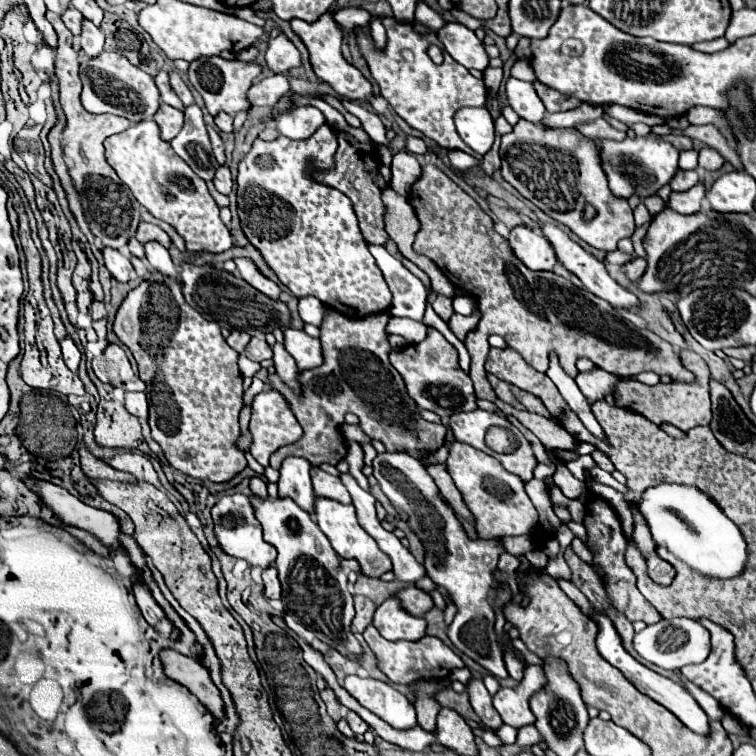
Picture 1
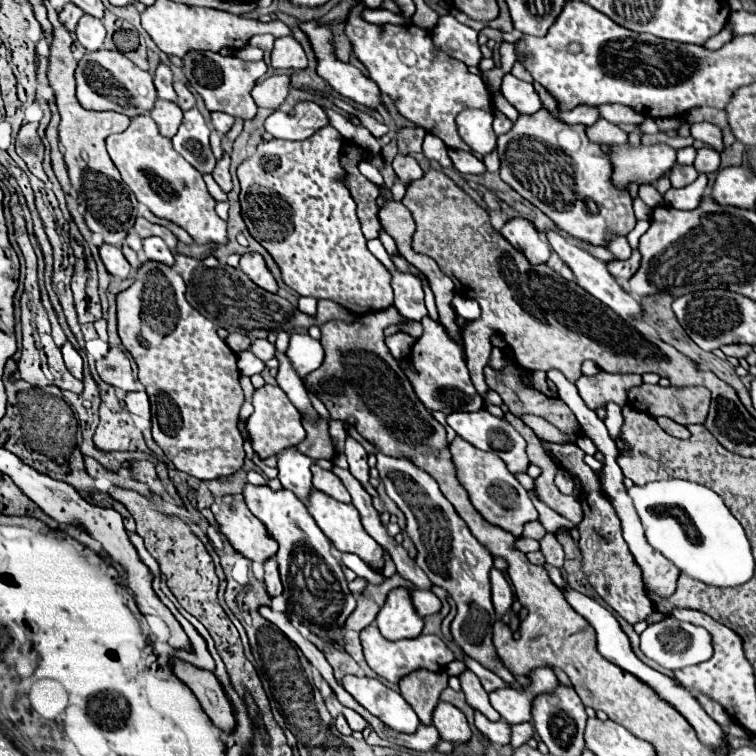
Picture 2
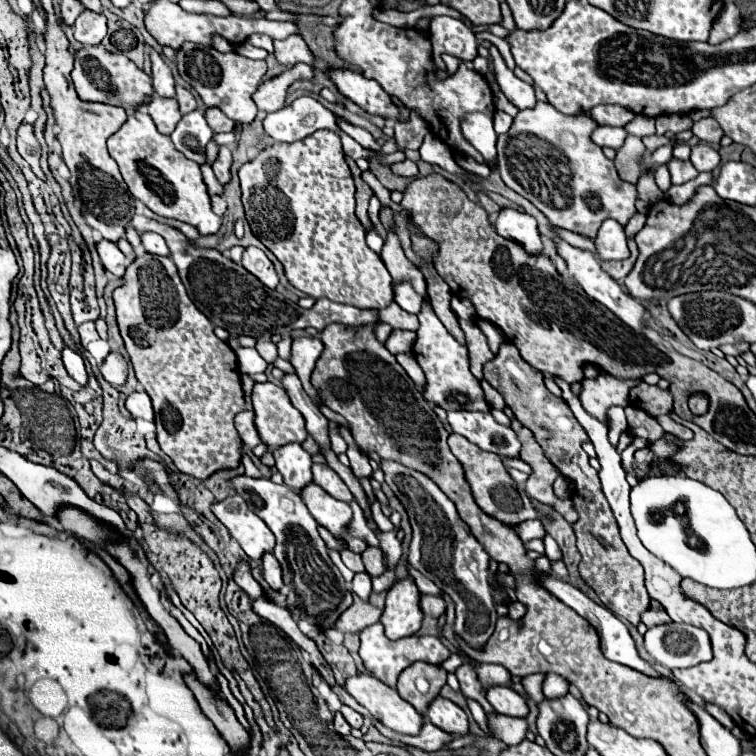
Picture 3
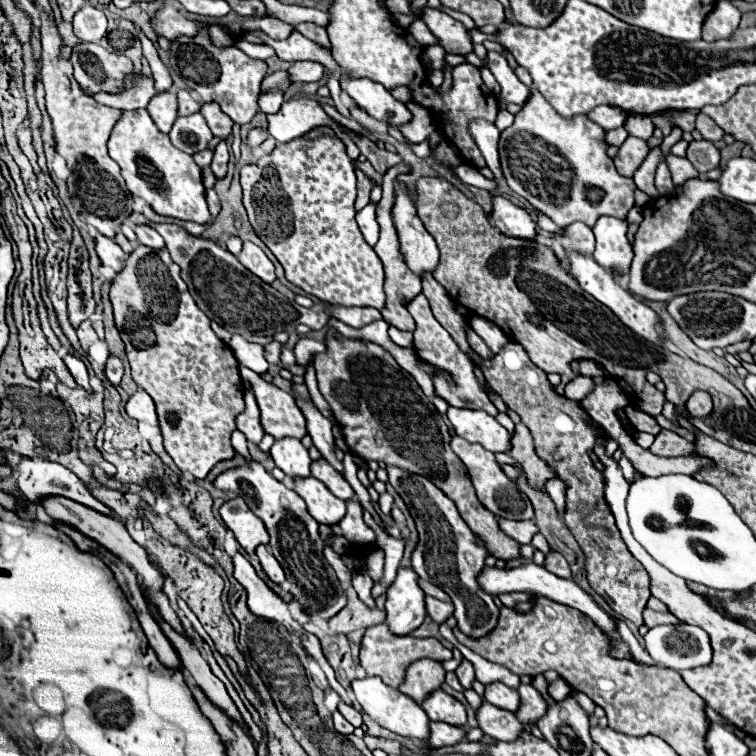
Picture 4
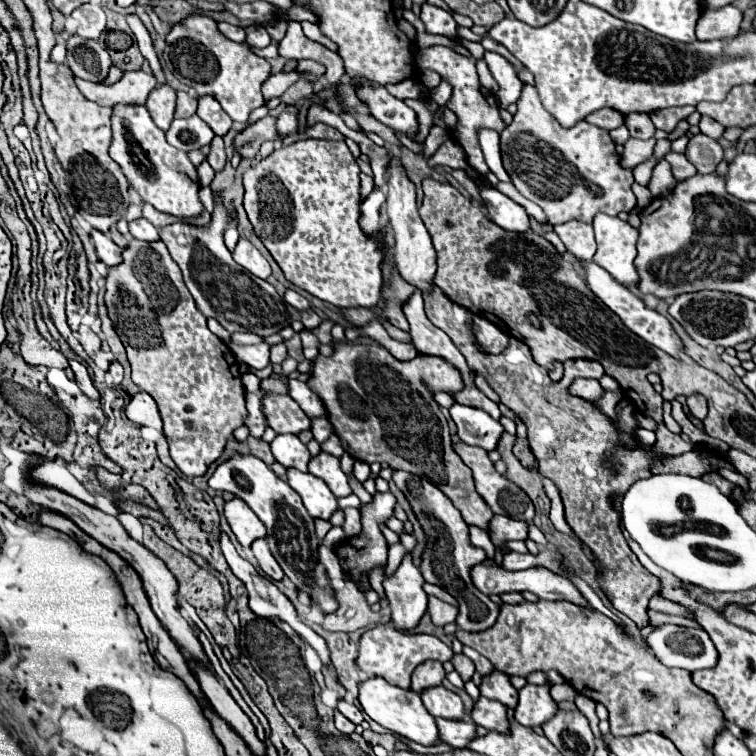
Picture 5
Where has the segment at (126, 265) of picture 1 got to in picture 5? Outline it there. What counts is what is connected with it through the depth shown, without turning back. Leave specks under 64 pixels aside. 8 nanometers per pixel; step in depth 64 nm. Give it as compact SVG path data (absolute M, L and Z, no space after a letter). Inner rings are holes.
M94 230L94 232L92 232L92 240L94 240L94 244L96 244L98 258L100 258L106 266L116 266L118 262L122 262L122 248L116 246L106 234Z

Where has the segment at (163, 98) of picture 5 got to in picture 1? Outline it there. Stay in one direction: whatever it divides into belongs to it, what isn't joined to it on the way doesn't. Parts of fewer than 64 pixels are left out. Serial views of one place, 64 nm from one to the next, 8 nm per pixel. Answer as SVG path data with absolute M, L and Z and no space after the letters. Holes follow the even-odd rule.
M160 104L158 112L154 114L154 122L160 126L160 132L162 132L162 140L170 142L180 130L182 130L182 124L184 124L184 114L168 104Z

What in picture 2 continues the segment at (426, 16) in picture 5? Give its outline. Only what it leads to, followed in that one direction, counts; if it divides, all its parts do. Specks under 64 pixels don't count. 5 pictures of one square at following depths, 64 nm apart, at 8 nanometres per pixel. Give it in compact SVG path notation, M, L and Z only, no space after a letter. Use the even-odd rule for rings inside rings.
M442 16L438 26L432 30L432 38L440 50L466 66L478 66L482 60L478 32L460 24L454 16Z

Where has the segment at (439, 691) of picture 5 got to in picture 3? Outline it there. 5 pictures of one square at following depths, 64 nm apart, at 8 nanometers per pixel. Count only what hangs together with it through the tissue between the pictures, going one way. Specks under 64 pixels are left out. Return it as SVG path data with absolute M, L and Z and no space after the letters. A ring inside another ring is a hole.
M438 696L426 710L426 716L428 720L442 728L444 732L450 732L452 736L464 736L468 734L468 718L466 718L466 712L456 706L454 702Z

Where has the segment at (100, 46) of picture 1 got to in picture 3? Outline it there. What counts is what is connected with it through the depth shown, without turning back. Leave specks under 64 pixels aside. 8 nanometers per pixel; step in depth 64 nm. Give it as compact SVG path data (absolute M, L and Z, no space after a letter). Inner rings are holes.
M84 10L74 24L74 38L82 46L96 46L106 36L106 18L104 14L96 14L90 10Z

